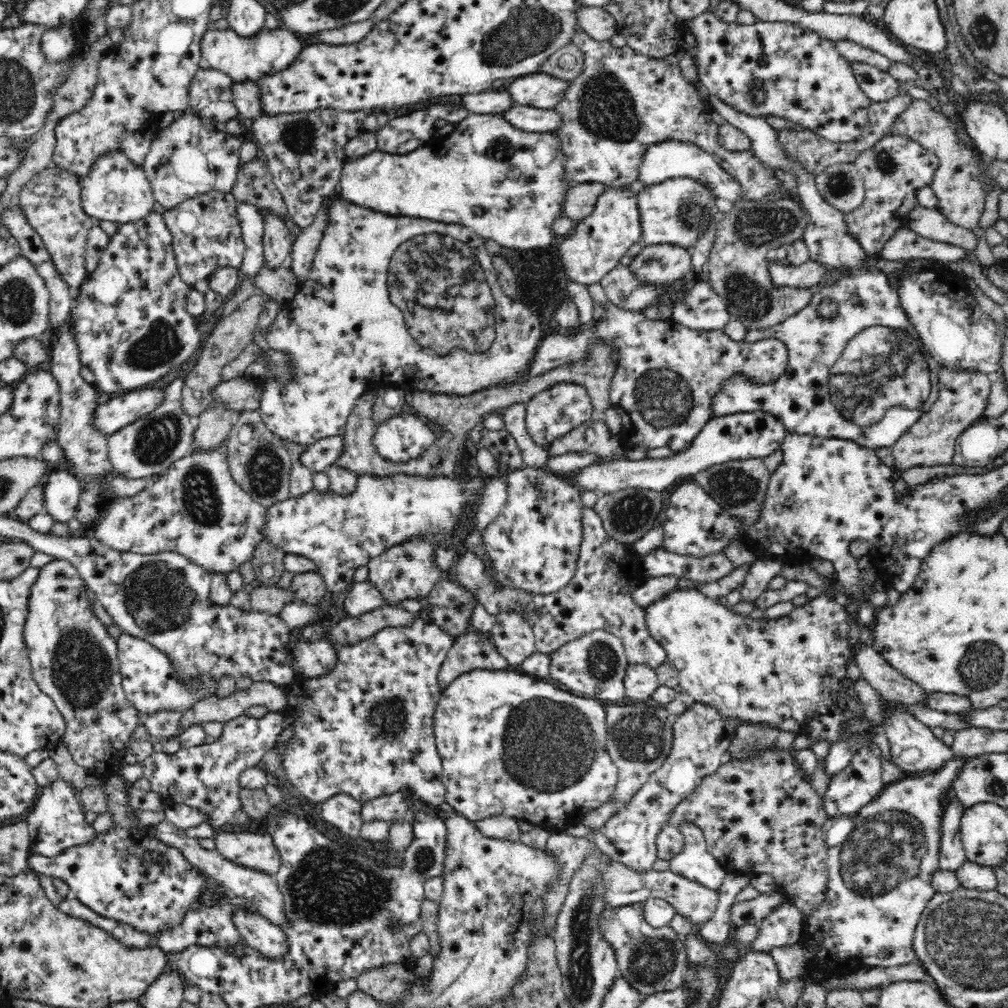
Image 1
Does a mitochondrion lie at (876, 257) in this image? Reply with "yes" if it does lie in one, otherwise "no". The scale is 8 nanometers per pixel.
no

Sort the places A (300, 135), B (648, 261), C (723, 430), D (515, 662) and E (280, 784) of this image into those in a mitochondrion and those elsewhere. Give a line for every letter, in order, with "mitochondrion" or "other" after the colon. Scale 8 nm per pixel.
A: mitochondrion
B: mitochondrion
C: other
D: other
E: other

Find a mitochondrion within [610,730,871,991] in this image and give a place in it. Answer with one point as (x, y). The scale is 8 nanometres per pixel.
(651, 962)

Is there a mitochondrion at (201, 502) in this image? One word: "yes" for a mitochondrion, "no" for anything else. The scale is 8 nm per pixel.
yes

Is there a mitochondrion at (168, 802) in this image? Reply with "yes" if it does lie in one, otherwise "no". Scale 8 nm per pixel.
no

